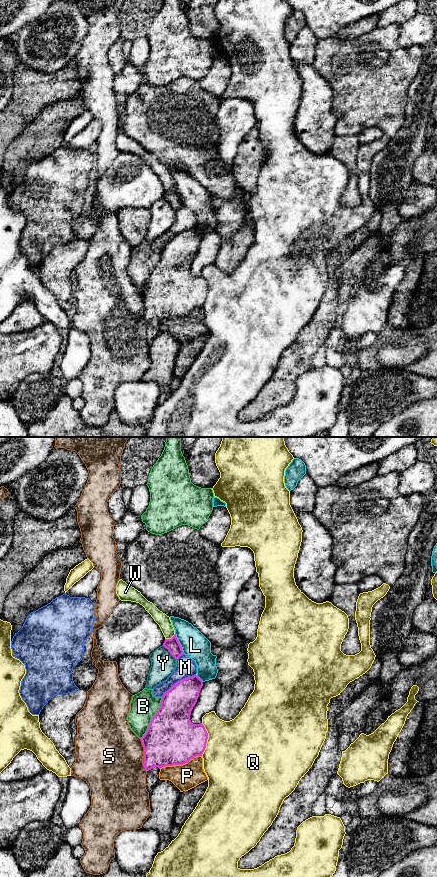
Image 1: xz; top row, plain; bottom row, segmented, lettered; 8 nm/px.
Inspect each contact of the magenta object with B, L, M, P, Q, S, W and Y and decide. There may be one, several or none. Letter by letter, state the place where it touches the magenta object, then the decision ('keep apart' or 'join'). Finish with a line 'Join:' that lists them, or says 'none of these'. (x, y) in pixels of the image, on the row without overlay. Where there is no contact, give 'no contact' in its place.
B: xz (152, 270) | keep apart
L: xz (179, 195) | keep apart
M: xz (178, 233) | keep apart
P: xz (180, 316) | keep apart
Q: xz (207, 290) | keep apart
S: xz (144, 307) | keep apart
W: xz (171, 190) | keep apart
Y: xz (169, 203) | keep apart
Join: none of these

